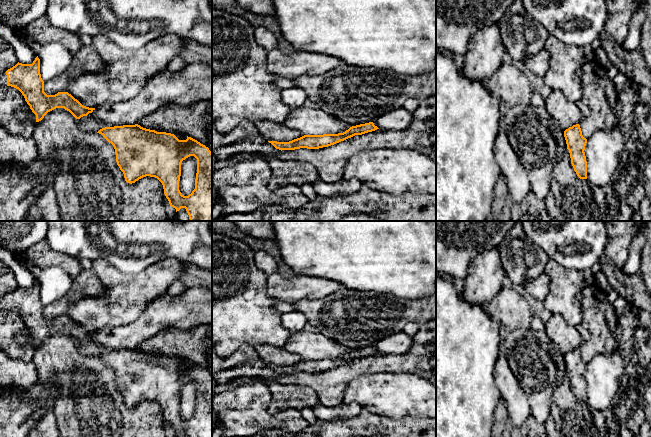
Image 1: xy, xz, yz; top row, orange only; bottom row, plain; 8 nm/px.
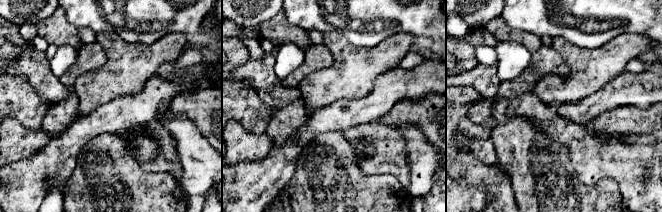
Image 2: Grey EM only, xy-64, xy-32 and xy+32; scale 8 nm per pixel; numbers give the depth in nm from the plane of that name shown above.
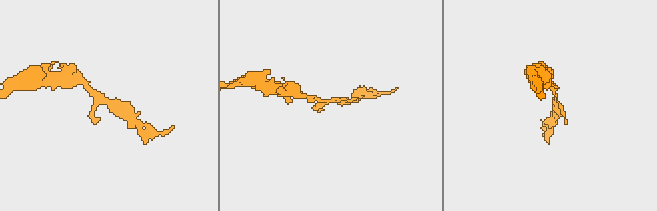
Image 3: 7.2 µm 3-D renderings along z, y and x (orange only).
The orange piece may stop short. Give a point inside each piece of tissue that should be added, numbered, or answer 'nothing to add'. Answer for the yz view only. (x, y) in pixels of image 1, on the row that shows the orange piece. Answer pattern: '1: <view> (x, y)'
nothing to add

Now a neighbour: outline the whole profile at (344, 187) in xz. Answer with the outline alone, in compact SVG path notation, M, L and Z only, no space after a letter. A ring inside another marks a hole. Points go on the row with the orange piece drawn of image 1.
M321 179L313 184L319 196L336 196L356 193L360 190L362 182L357 179L341 180L339 182L325 182Z

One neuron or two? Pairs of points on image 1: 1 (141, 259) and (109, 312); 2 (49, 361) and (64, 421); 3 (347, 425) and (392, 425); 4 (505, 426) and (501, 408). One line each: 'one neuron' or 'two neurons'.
1: two neurons
2: one neuron
3: one neuron
4: one neuron

